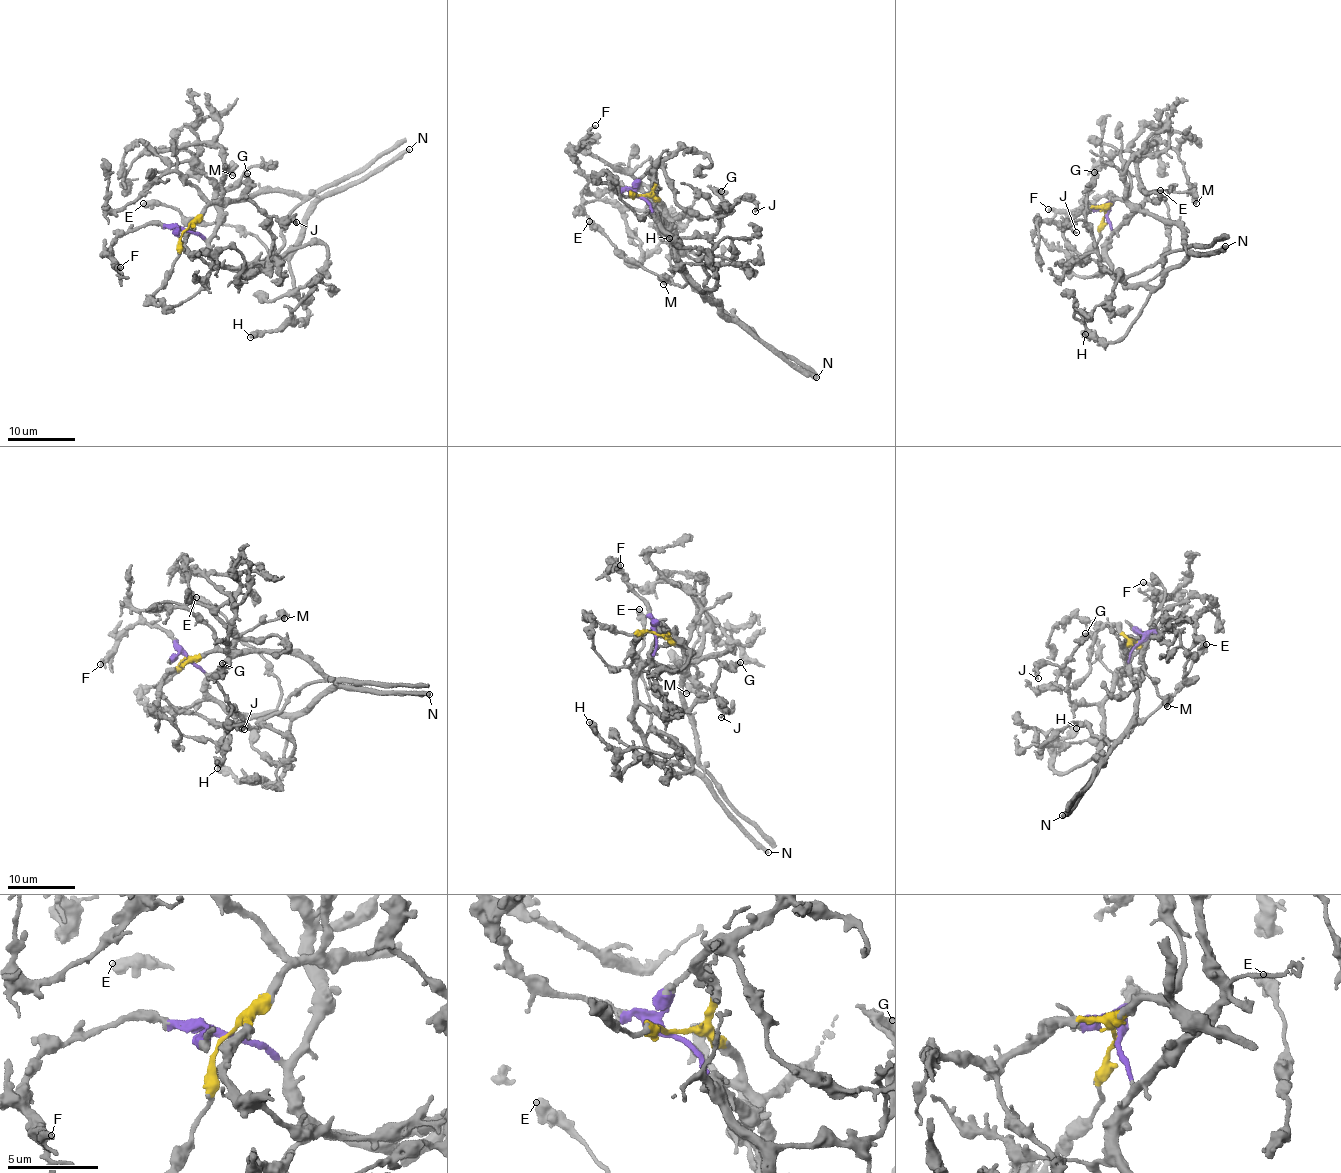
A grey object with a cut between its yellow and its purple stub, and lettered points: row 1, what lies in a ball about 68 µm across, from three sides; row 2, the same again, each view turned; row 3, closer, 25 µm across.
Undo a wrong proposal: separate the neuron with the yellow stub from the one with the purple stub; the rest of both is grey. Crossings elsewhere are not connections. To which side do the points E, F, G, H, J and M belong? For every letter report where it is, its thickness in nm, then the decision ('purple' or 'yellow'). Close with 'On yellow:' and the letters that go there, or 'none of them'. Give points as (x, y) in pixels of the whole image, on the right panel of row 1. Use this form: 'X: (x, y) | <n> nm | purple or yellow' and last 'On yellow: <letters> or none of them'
E: (1160, 190) | 650 nm | purple
F: (1048, 209) | 240 nm | purple
G: (1094, 172) | 400 nm | purple
H: (1085, 334) | 400 nm | purple
J: (1076, 232) | 170 nm | purple
M: (1196, 203) | 500 nm | purple
On yellow: none of them

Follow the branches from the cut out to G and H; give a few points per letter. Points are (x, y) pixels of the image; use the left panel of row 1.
G: (185, 230), (204, 240), (216, 259), (238, 269), (256, 267), (272, 253), (269, 216), (246, 195), (246, 172)
H: (185, 230), (204, 240), (216, 259), (243, 272), (287, 262), (307, 317), (250, 336)

